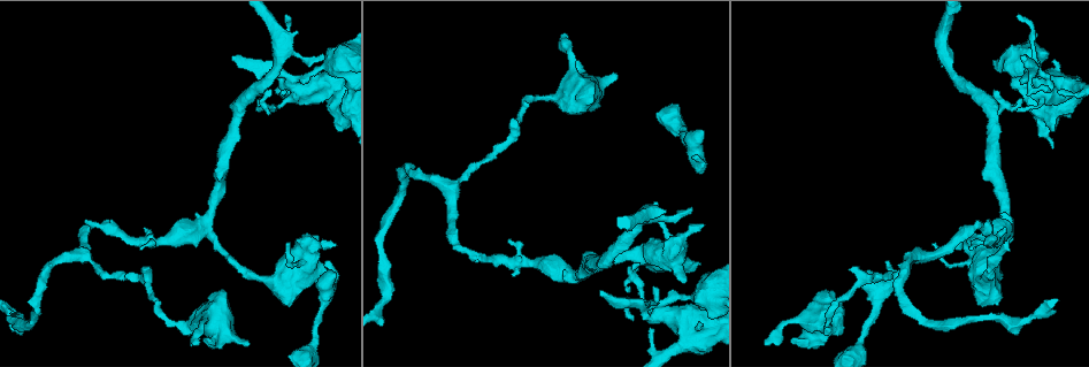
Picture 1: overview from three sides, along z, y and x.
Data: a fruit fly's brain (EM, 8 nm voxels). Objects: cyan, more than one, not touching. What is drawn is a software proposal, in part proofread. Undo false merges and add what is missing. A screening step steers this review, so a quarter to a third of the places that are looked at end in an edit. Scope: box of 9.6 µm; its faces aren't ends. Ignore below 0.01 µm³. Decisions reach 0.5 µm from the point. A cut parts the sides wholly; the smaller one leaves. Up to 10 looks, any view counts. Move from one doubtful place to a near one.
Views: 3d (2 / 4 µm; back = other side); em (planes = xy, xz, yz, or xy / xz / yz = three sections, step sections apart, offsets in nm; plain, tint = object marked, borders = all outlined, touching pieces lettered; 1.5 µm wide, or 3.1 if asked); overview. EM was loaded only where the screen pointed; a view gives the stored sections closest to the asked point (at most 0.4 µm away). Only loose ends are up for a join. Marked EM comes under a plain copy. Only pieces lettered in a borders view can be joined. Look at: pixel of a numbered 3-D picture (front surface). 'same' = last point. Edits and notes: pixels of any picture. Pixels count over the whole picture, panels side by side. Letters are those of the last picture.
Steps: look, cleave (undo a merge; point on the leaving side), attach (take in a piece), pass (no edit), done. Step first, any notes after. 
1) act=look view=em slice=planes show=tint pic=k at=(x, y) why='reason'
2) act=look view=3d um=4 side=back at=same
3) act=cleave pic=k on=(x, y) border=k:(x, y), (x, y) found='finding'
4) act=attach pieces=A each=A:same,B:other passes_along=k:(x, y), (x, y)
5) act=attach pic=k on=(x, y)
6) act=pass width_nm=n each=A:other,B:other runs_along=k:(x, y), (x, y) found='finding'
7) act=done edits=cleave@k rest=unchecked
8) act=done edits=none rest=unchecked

act=look view=em slice=yz step=8 show=tint pic=1 at=(644, 303) why='small branch off a trunk'

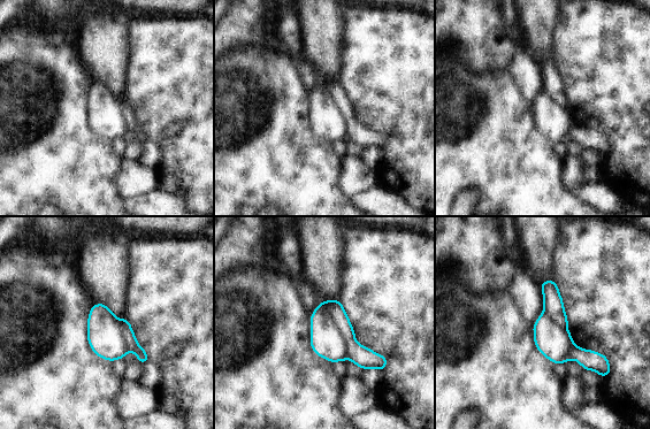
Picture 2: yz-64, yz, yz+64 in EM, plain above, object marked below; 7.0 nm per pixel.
act=look view=em slice=planes show=borders at=same why='another direction'

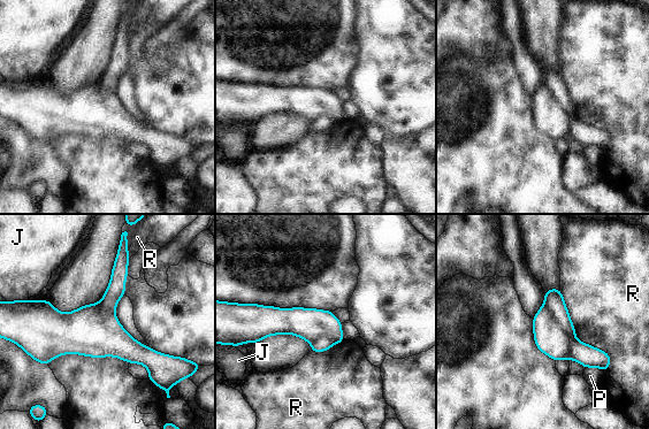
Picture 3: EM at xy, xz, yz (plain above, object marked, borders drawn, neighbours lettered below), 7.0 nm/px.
act=cleave pic=3 on=(550, 337) each=J:other,P:other,R:other border=3:(544, 303), (571, 336), (571, 358) found='a second neuron is stuck on'

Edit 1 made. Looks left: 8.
act=look view=overview why='see it whole again'

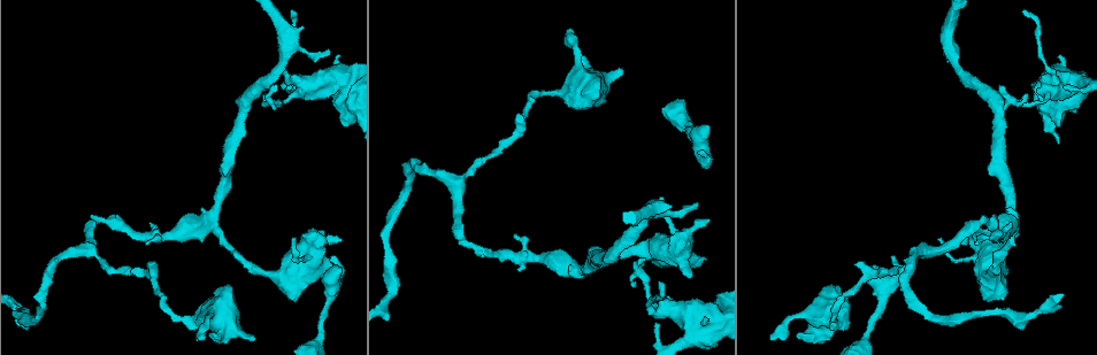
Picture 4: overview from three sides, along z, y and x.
act=look view=em slice=planes show=borders pic=4 at=(943, 53) why='branch stops here'

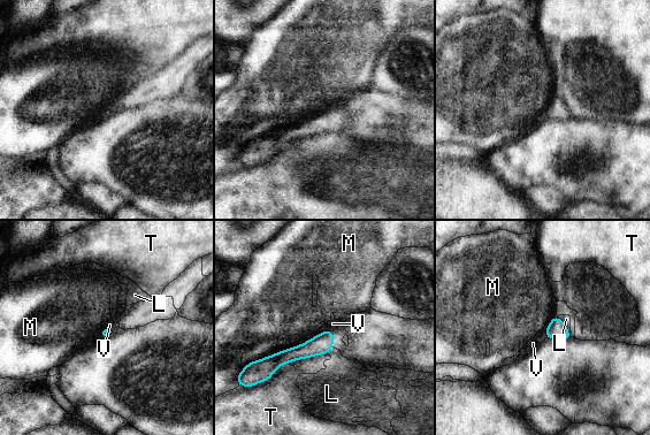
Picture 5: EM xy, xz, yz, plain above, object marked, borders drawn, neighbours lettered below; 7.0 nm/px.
act=pass each=L:other,M:other,T:other,V:other runs_along=5:(330, 334), (320, 344), (266, 366) found='none of them fits'

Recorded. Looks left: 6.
act=look view=3d um=4 pic=4 at=(701, 153) why='branch stops here'

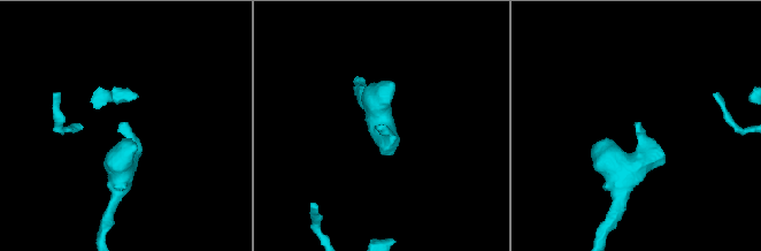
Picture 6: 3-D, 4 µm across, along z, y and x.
act=look view=em slice=planes show=borders pic=6 at=(639, 123) why='need the tissue'

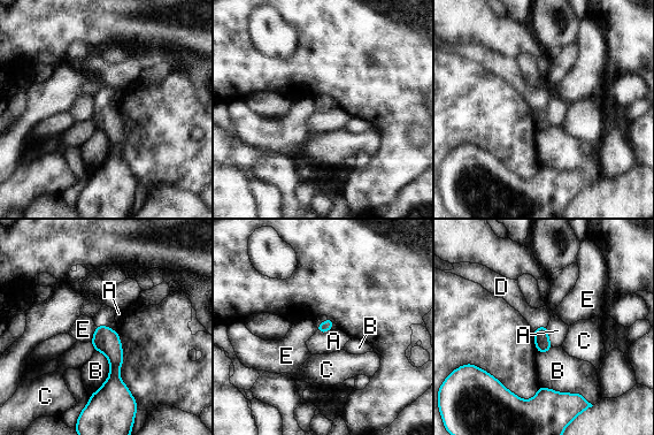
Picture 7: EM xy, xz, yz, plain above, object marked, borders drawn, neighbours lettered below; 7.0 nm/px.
act=attach pieces=D longest_contact=B:320nm each=A:other,B:other,C:other,D:same,E:other found='it goes on there'

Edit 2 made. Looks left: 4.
act=look view=3d um=4 pic=4 at=(341, 240) why='branch stops here'

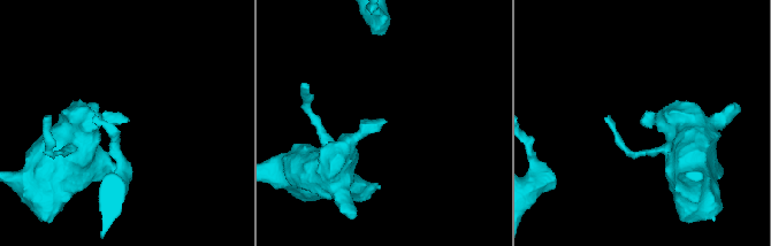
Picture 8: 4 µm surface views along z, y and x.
act=look view=em slice=planes show=borders pic=8 at=(129, 120) why='need the tissue'

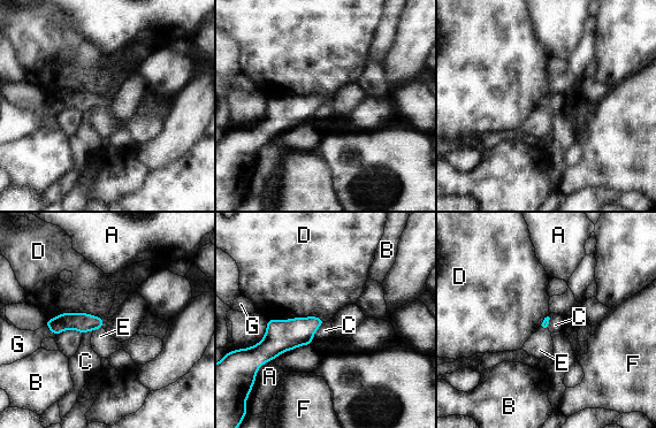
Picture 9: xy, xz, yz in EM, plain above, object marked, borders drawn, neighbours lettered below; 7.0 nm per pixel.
act=pass each=A:other,B:other,C:other,D:other,E:other,F:other,G:other found='no lettered piece goes on from it'

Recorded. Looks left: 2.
act=done edits=cleave@3,attach@7 rest=unchecked

